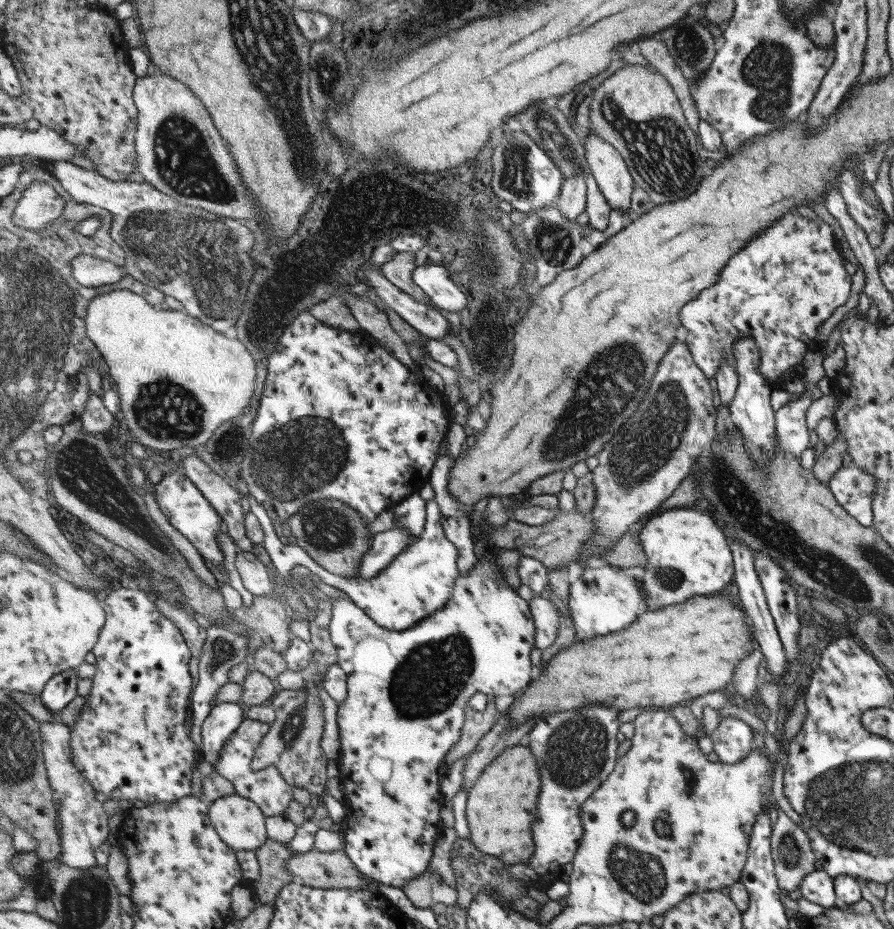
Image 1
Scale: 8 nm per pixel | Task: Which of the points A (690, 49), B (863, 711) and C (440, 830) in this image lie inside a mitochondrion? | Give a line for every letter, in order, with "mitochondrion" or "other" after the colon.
A: mitochondrion
B: other
C: other

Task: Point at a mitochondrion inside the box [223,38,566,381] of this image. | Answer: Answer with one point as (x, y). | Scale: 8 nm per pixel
(516, 174)

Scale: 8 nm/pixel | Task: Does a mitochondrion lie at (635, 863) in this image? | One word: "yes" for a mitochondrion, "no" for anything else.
yes

